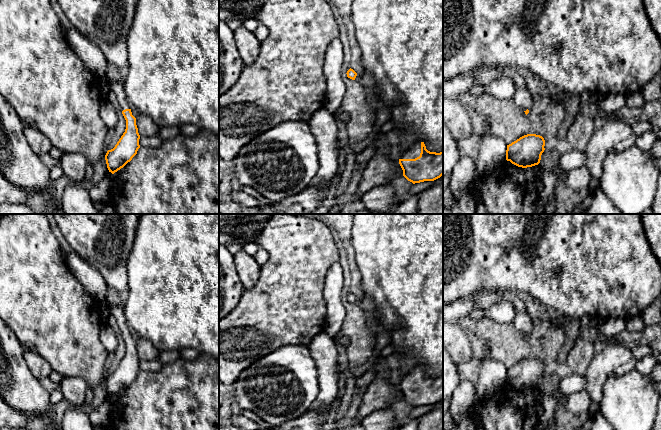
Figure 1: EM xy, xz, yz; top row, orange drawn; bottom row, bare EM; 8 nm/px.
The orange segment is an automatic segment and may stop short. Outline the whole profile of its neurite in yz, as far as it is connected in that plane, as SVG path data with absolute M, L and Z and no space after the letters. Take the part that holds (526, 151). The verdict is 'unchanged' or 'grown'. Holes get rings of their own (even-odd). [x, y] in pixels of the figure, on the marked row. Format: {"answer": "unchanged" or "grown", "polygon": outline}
{"answer": "unchanged", "polygon": "M527 134L507 145L506 160L527 168L538 165L544 152L545 140L536 134Z"}

